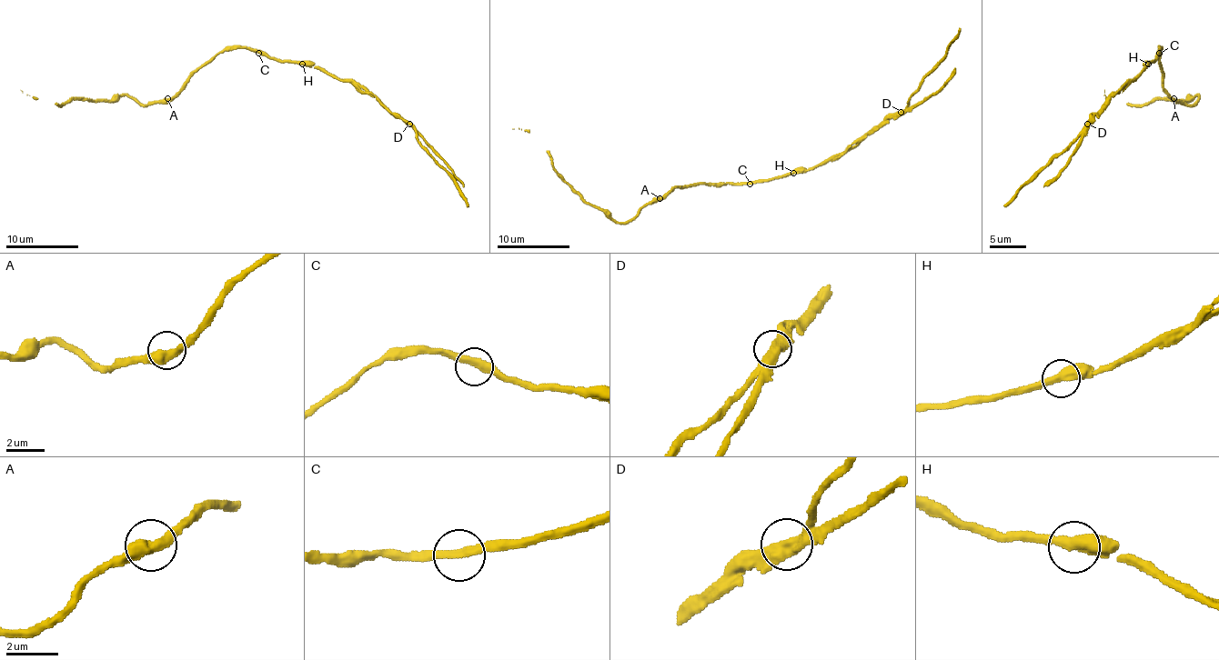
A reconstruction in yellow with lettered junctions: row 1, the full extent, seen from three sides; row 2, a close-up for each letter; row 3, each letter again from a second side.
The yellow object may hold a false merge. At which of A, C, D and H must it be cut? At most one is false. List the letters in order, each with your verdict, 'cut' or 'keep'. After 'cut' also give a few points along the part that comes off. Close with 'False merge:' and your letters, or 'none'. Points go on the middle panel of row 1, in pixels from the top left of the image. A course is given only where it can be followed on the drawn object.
A: keep
C: keep
D: cut | (901, 111), (946, 53), (948, 44), (961, 27)
H: keep
False merge: D

